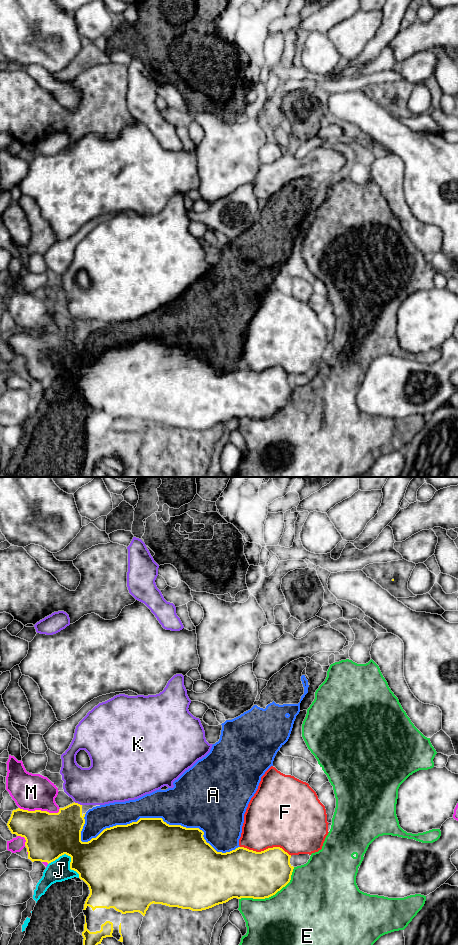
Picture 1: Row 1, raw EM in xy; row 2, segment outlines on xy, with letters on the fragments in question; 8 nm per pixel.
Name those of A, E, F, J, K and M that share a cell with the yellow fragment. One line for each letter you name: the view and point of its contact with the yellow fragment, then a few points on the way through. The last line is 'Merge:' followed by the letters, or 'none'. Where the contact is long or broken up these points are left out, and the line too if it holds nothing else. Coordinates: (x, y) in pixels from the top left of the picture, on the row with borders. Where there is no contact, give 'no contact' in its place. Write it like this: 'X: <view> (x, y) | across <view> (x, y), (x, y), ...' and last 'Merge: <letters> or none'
Merge: none

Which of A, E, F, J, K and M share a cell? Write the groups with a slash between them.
A J / E / F / K / M

